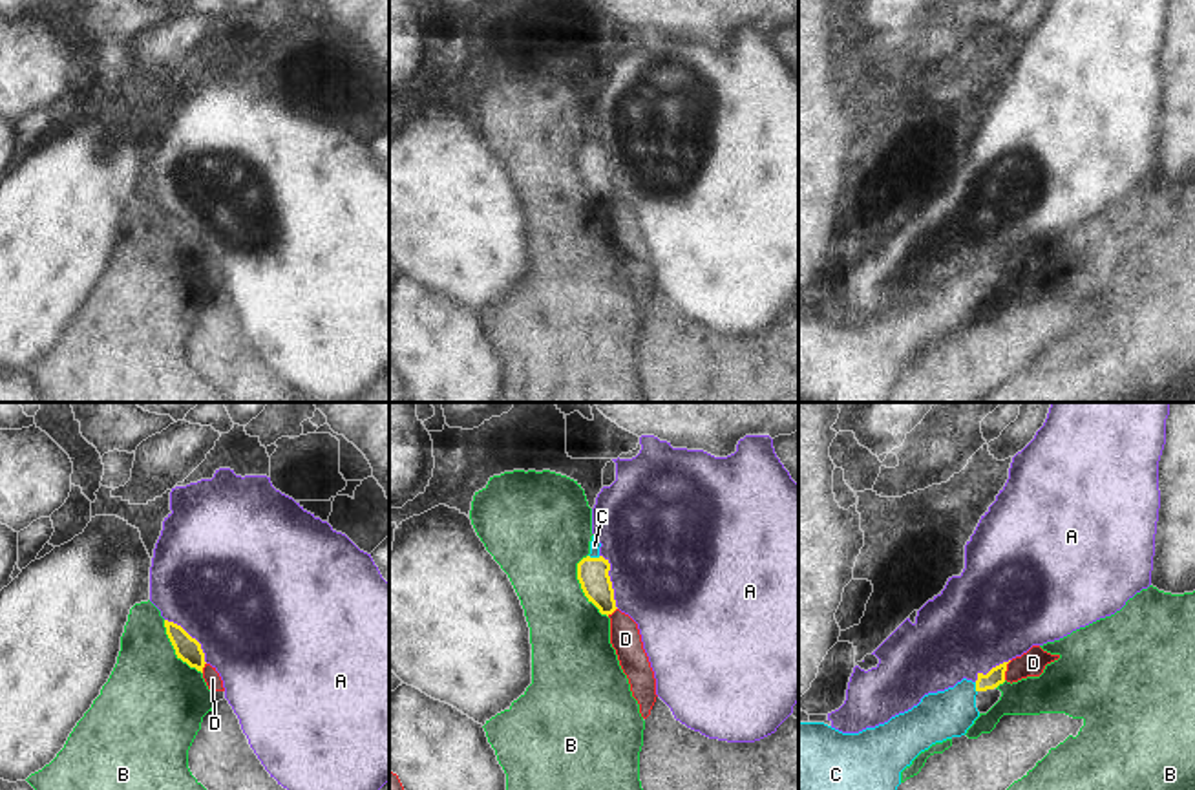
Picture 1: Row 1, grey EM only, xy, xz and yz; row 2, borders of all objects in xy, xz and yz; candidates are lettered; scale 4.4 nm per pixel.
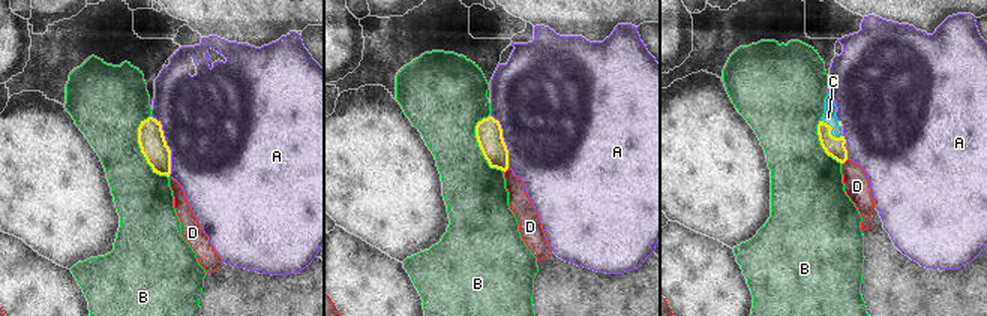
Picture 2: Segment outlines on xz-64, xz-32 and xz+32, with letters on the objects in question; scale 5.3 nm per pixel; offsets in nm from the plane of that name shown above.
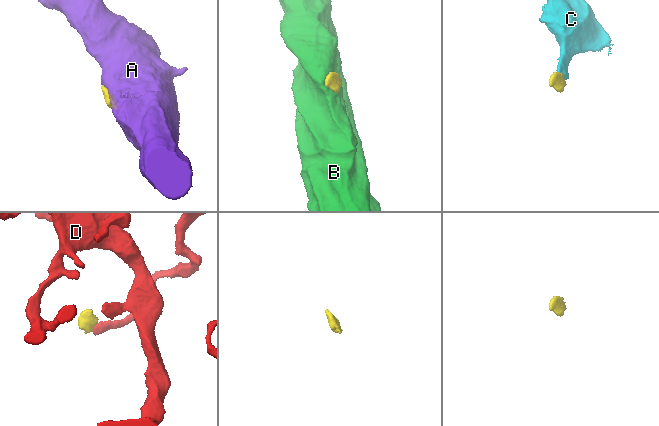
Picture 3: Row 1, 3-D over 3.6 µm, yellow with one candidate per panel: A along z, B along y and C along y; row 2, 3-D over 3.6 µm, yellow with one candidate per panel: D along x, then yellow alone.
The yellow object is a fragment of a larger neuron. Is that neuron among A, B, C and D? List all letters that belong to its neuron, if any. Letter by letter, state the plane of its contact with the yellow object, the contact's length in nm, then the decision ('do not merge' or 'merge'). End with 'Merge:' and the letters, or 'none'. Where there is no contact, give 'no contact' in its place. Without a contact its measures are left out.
A: xz | 260 nm | do not merge
B: xz | 300 nm | do not merge
C: yz | 50 nm | merge
D: yz | 90 nm | do not merge
Merge: C

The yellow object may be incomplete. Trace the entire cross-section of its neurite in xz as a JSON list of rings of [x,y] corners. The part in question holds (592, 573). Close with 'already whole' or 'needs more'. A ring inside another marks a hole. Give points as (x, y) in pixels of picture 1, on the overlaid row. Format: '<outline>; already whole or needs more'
[[[592,536],[590,554],[577,563],[577,580],[588,602],[601,614],[612,614],[616,607],[614,589],[608,576],[610,563],[599,554],[601,543]]]; needs more

